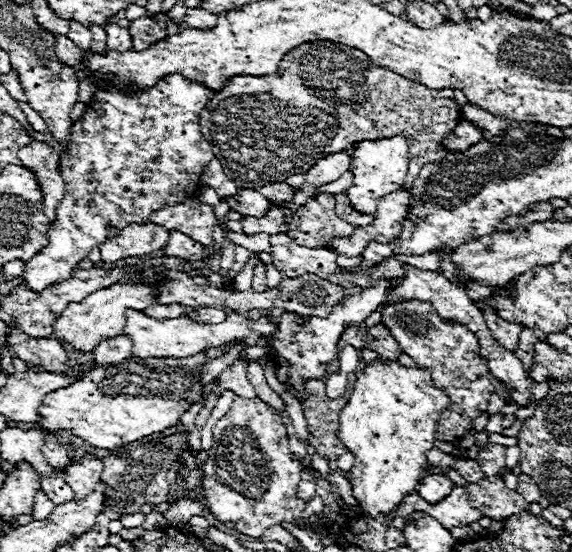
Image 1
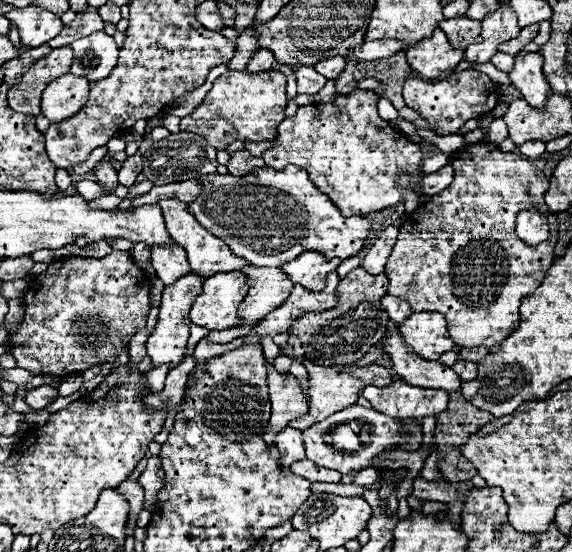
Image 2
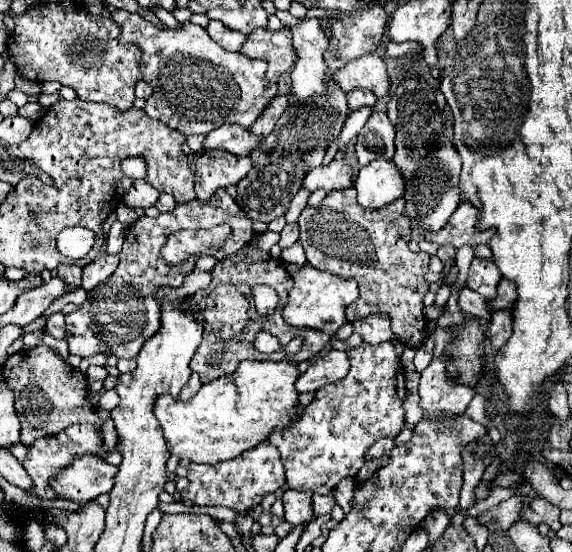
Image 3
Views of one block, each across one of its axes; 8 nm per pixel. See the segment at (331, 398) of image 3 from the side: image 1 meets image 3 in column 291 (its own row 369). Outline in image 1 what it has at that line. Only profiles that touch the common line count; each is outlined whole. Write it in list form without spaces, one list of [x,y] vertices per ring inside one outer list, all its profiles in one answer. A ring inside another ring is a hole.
[[[418,300],[388,304],[382,310],[382,322],[384,326],[388,326],[396,342],[400,342],[402,350],[412,356],[420,368],[432,374],[436,388],[444,390],[450,396],[452,402],[442,422],[438,422],[442,426],[436,430],[436,438],[442,442],[456,442],[458,436],[464,436],[468,430],[472,430],[472,420],[486,412],[488,400],[494,394],[490,370],[478,354],[478,342],[474,334],[466,326],[444,322],[442,318],[438,318],[436,310],[430,304]]]

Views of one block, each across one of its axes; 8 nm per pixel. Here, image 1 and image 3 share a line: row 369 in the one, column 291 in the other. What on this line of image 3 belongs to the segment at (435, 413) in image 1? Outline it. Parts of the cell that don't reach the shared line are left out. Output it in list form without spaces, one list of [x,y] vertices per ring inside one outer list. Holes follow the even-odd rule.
[[[244,360],[236,372],[204,384],[188,402],[176,400],[170,394],[158,396],[154,414],[164,430],[170,454],[196,464],[216,464],[258,446],[274,430],[286,428],[288,422],[296,420],[296,378],[298,370],[292,360]]]

